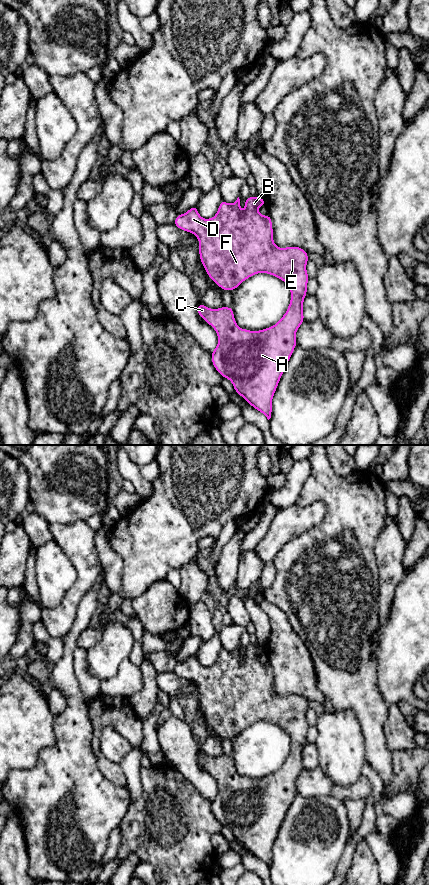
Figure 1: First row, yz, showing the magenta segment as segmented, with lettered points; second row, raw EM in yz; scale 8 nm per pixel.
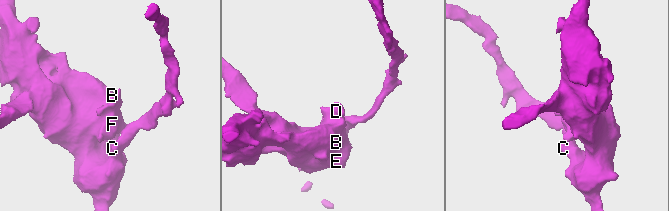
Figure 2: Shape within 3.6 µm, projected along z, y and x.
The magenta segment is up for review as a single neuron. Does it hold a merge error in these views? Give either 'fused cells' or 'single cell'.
single cell

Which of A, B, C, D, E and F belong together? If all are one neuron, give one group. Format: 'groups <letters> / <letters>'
groups A B C D E F

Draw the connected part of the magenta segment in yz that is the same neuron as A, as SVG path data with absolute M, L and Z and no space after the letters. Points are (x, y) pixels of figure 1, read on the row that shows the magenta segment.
M258 195L246 199L243 213L239 197L233 204L222 200L216 215L204 219L195 205L185 214L177 215L174 225L197 236L201 263L207 275L222 290L235 290L242 282L257 273L268 273L290 287L291 300L286 313L275 325L259 331L239 328L232 307L211 309L202 303L197 306L198 315L215 329L218 336L218 345L211 353L216 371L222 378L228 378L235 392L269 420L272 415L273 396L297 345L296 331L304 322L303 302L307 295L309 276L306 264L309 258L303 248L278 248L275 245L271 217L261 215L257 210L259 206L266 206L266 201Z

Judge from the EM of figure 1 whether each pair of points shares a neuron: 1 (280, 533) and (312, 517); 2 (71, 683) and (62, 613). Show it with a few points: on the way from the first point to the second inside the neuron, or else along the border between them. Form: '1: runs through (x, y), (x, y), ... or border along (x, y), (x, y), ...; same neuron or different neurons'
1: runs through (288, 525), (295, 519), (304, 518); same neuron
2: border along (76, 616), (73, 626), (63, 639); different neurons

